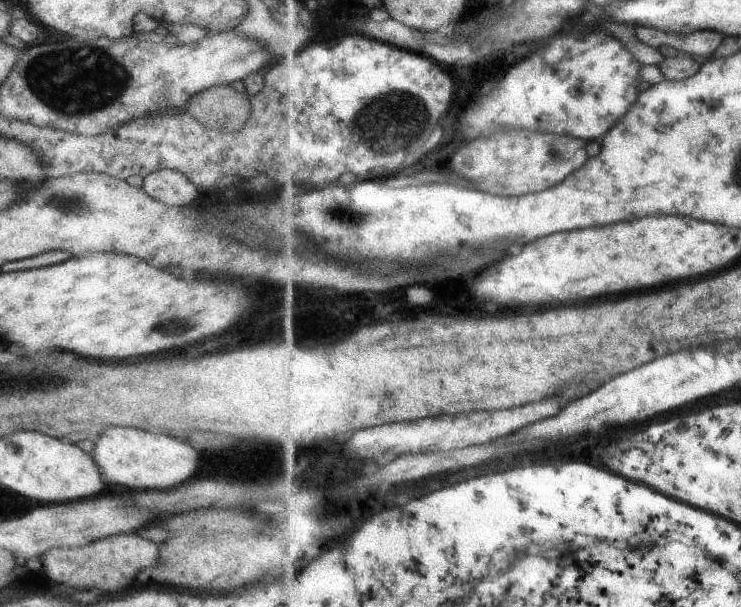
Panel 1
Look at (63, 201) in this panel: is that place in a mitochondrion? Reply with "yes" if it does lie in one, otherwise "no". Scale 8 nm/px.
yes

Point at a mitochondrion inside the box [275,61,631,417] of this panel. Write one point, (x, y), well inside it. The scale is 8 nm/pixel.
(378, 117)

